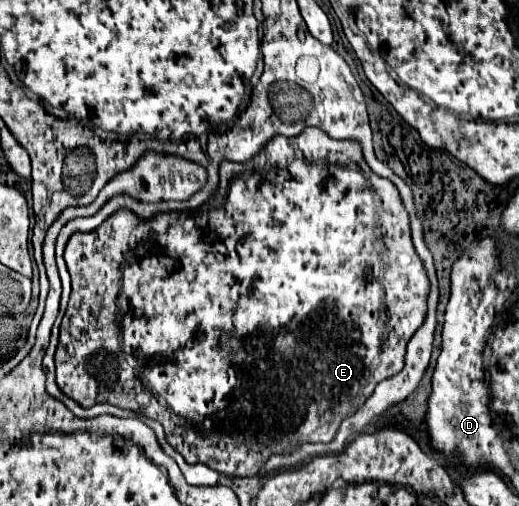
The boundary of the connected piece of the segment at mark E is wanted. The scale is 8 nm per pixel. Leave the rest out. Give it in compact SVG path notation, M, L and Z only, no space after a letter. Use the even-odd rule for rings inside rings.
M307 127L297 137L281 137L281 135L279 139L273 137L267 145L263 145L259 155L255 155L251 161L245 163L223 161L219 171L227 179L229 187L225 201L217 207L207 205L199 211L183 213L187 217L171 225L165 233L155 233L153 229L149 231L145 227L145 221L141 221L131 211L117 211L115 215L105 219L95 231L73 233L65 247L65 263L71 273L73 291L61 323L61 337L55 353L59 389L85 409L93 407L95 403L111 403L121 409L131 409L135 413L143 413L151 419L157 419L165 427L167 441L183 455L183 459L189 465L203 463L231 477L253 477L259 473L259 469L271 455L293 453L303 443L319 443L319 441L329 443L331 439L335 439L341 421L363 407L363 403L373 393L378 382L403 369L407 341L423 325L427 317L427 295L429 295L427 271L413 247L409 213L405 211L403 201L399 199L399 191L391 183L379 189L379 199L383 199L383 215L379 215L375 201L377 193L371 187L369 179L363 175L363 171L355 167L355 163L363 167L363 171L371 171L363 159L361 145L357 141L349 139L335 141L319 127ZM299 153L305 159L295 159ZM315 159L331 159L331 163L327 161L321 163ZM381 227L383 227L383 239L379 239Z

